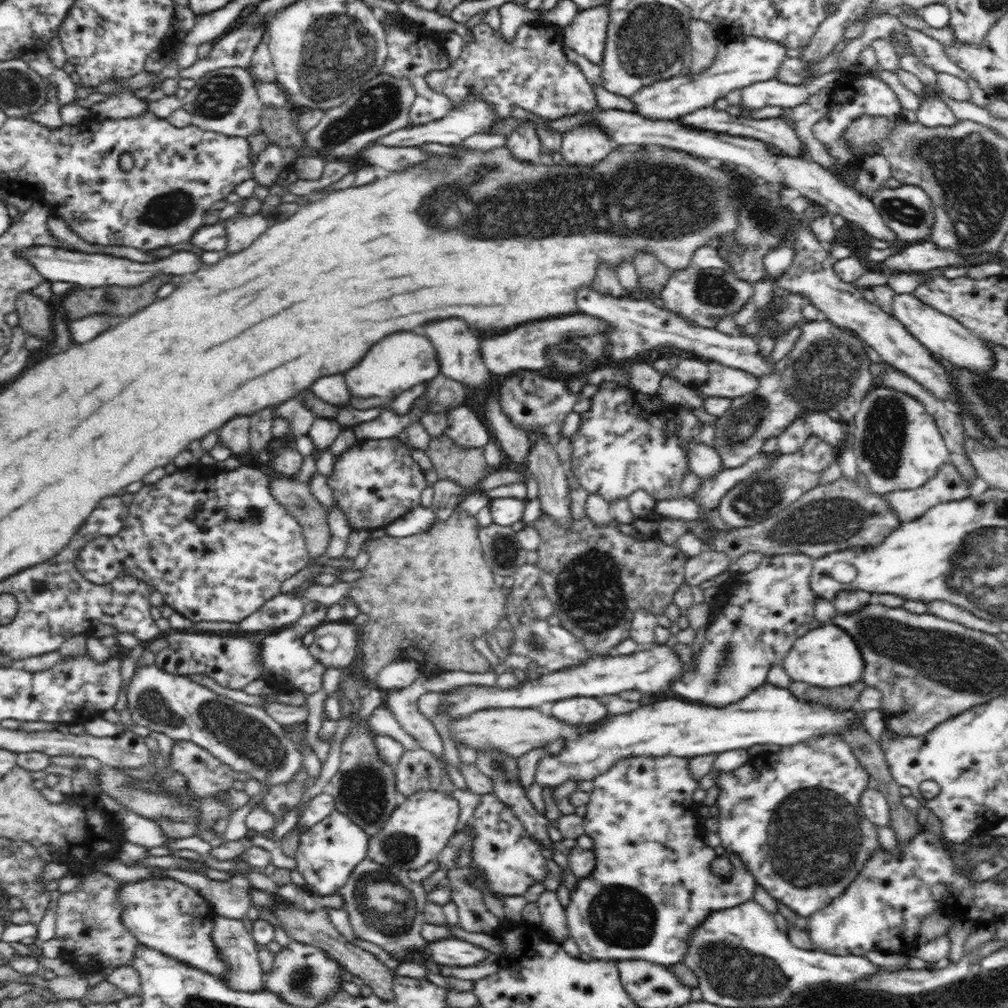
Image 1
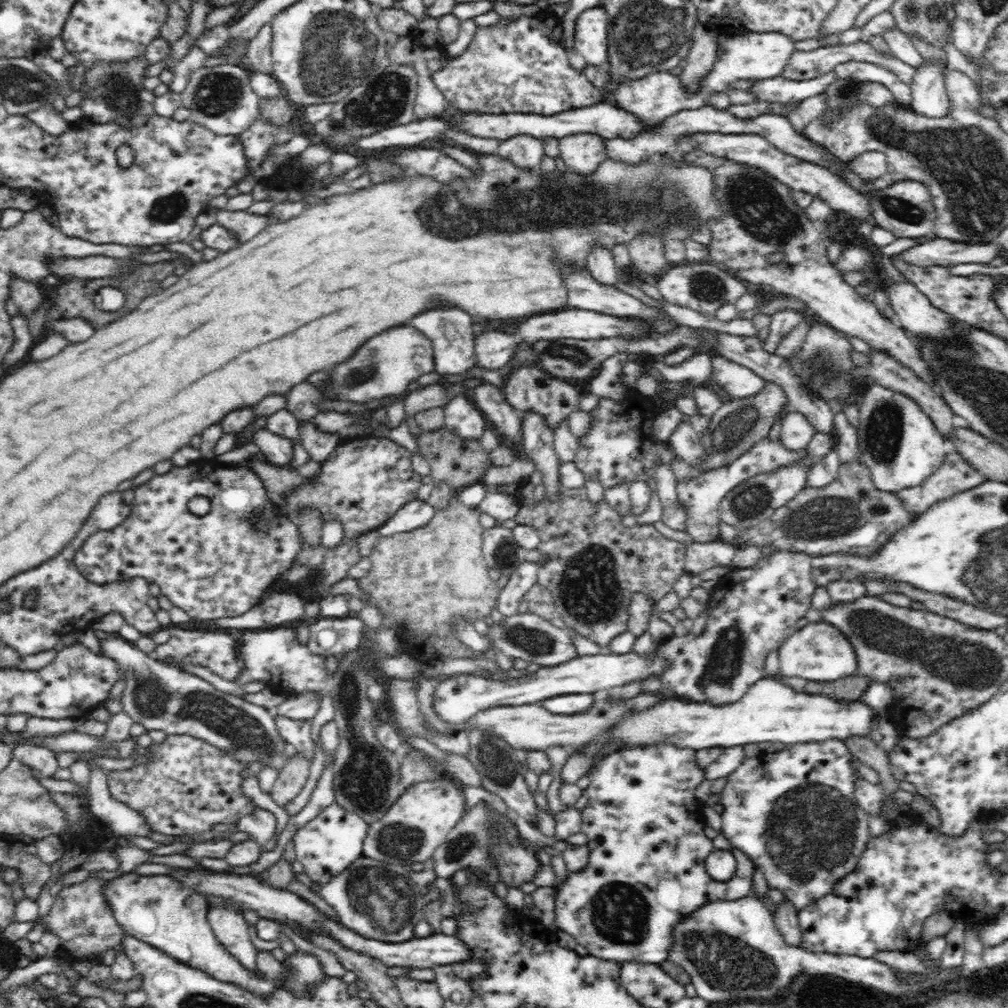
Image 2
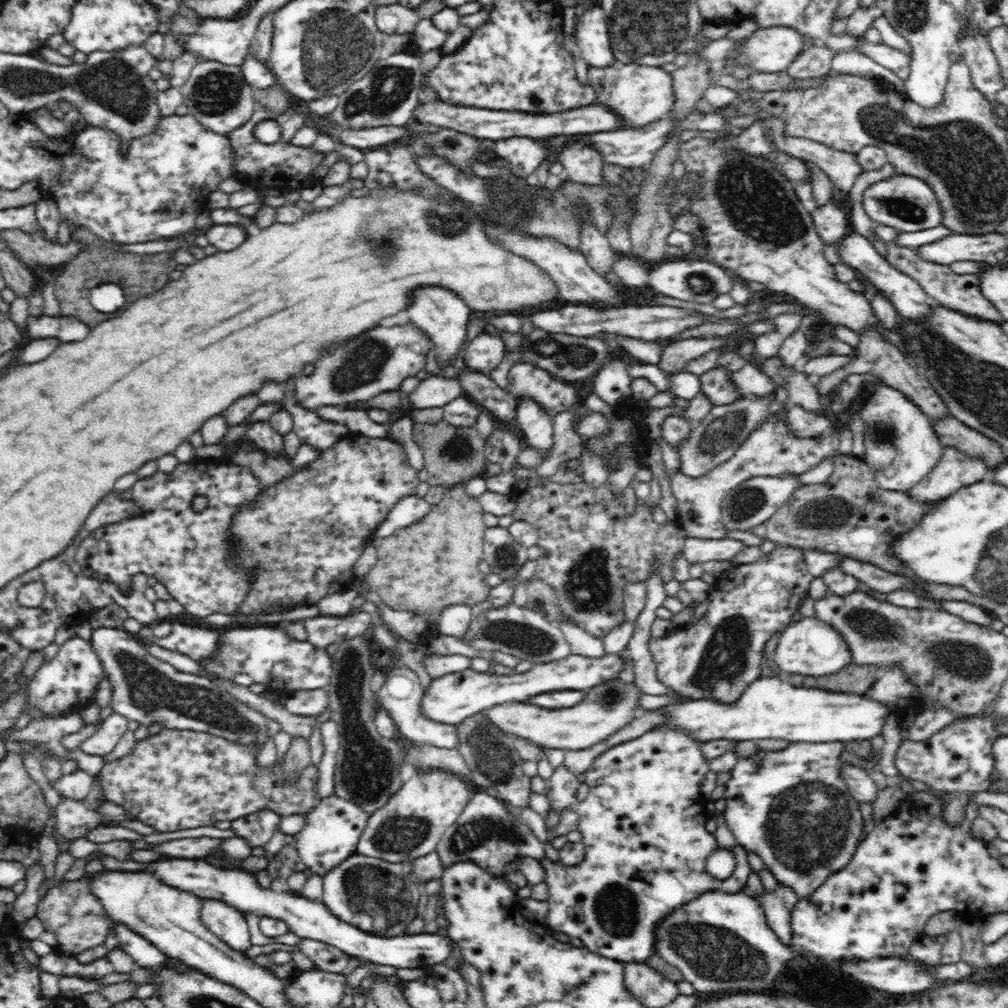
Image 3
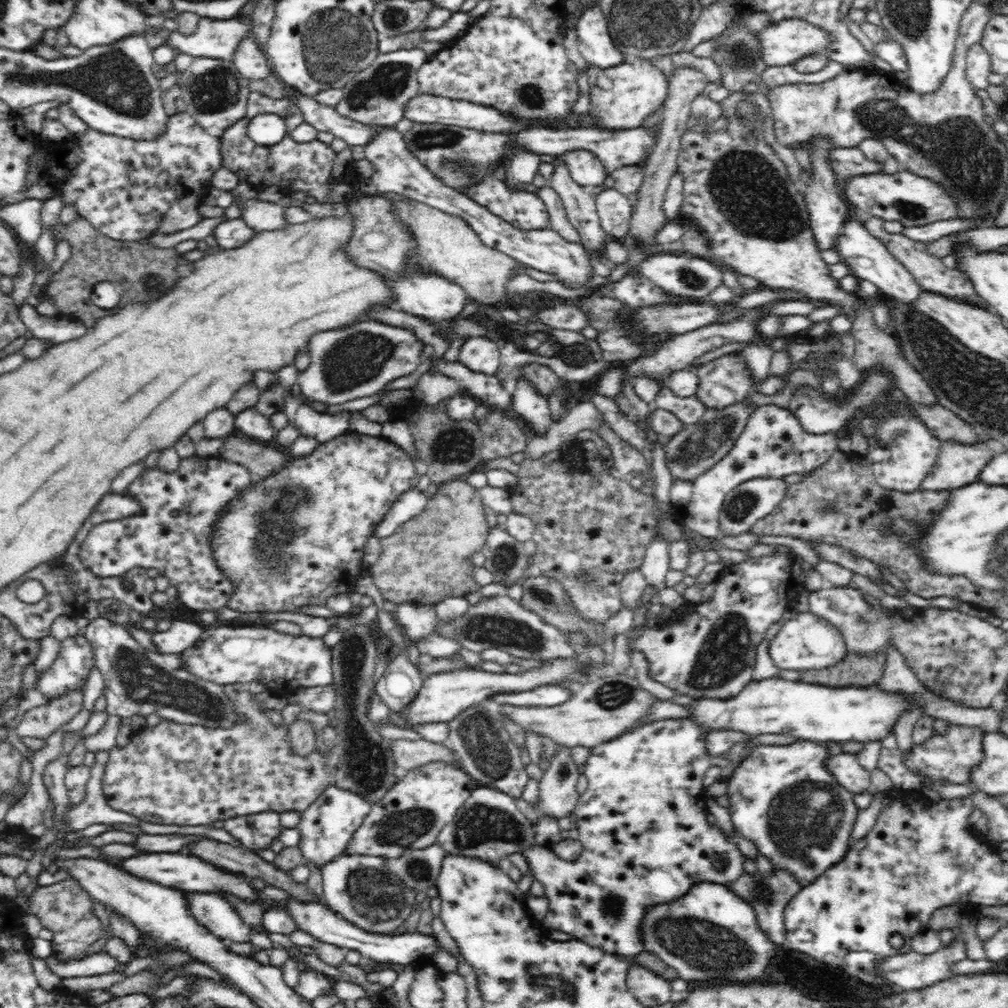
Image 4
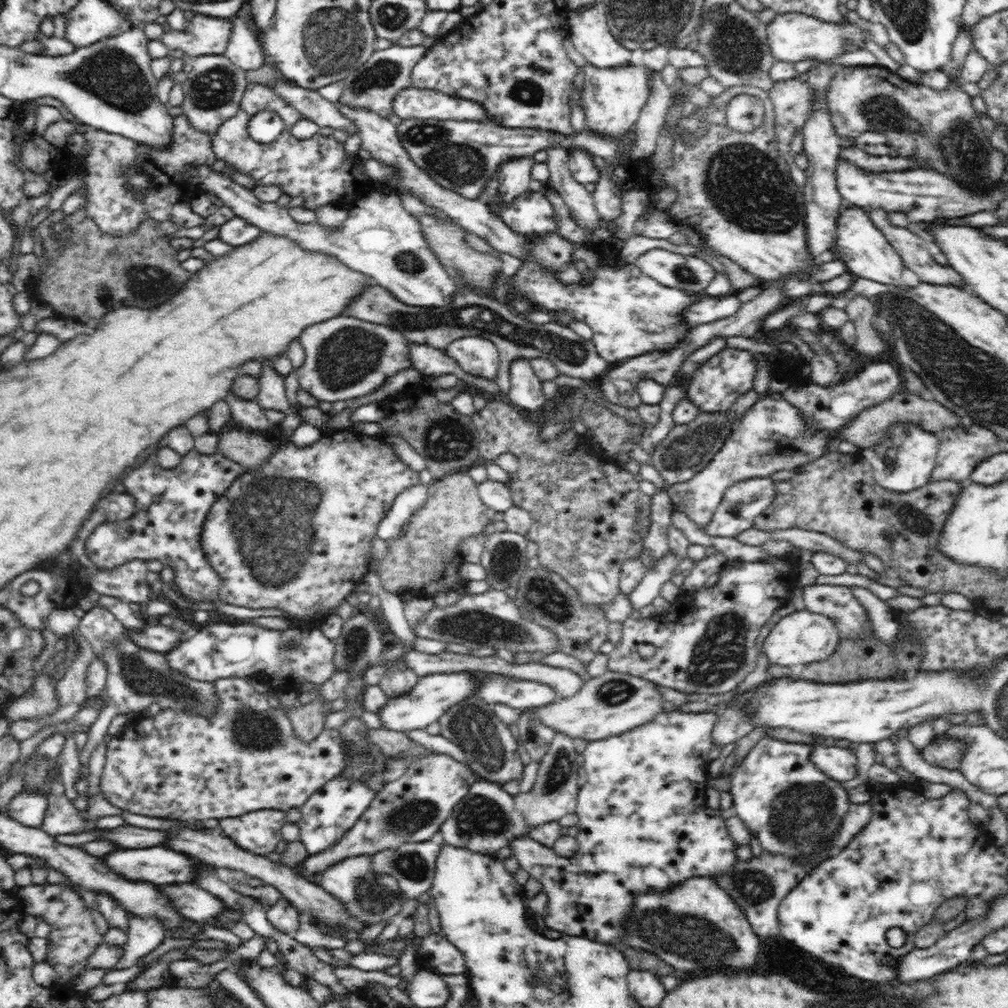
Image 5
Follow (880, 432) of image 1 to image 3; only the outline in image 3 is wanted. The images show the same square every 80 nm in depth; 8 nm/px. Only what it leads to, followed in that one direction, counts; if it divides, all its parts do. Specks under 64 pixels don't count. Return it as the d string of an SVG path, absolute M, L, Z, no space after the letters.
M873 375L864 380L870 398L859 412L865 424L862 460L872 470L879 488L909 492L937 466L946 446L940 442L927 414L903 392L886 386Z

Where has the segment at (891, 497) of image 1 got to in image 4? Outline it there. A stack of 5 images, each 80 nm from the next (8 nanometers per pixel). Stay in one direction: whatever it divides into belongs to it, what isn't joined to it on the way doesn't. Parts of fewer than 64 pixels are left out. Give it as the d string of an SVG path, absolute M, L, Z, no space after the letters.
M941 441L940 454L920 491L954 491L979 481L980 474L994 457L987 444Z

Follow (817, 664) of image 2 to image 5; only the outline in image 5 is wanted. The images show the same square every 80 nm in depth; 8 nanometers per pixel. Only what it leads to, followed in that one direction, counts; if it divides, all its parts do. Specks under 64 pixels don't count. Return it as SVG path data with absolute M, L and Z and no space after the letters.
M805 609L796 611L776 622L776 626L770 630L770 634L766 636L762 644L762 651L766 653L771 664L789 666L797 670L812 662L830 658L838 646L839 638L840 634L836 625L830 619Z

